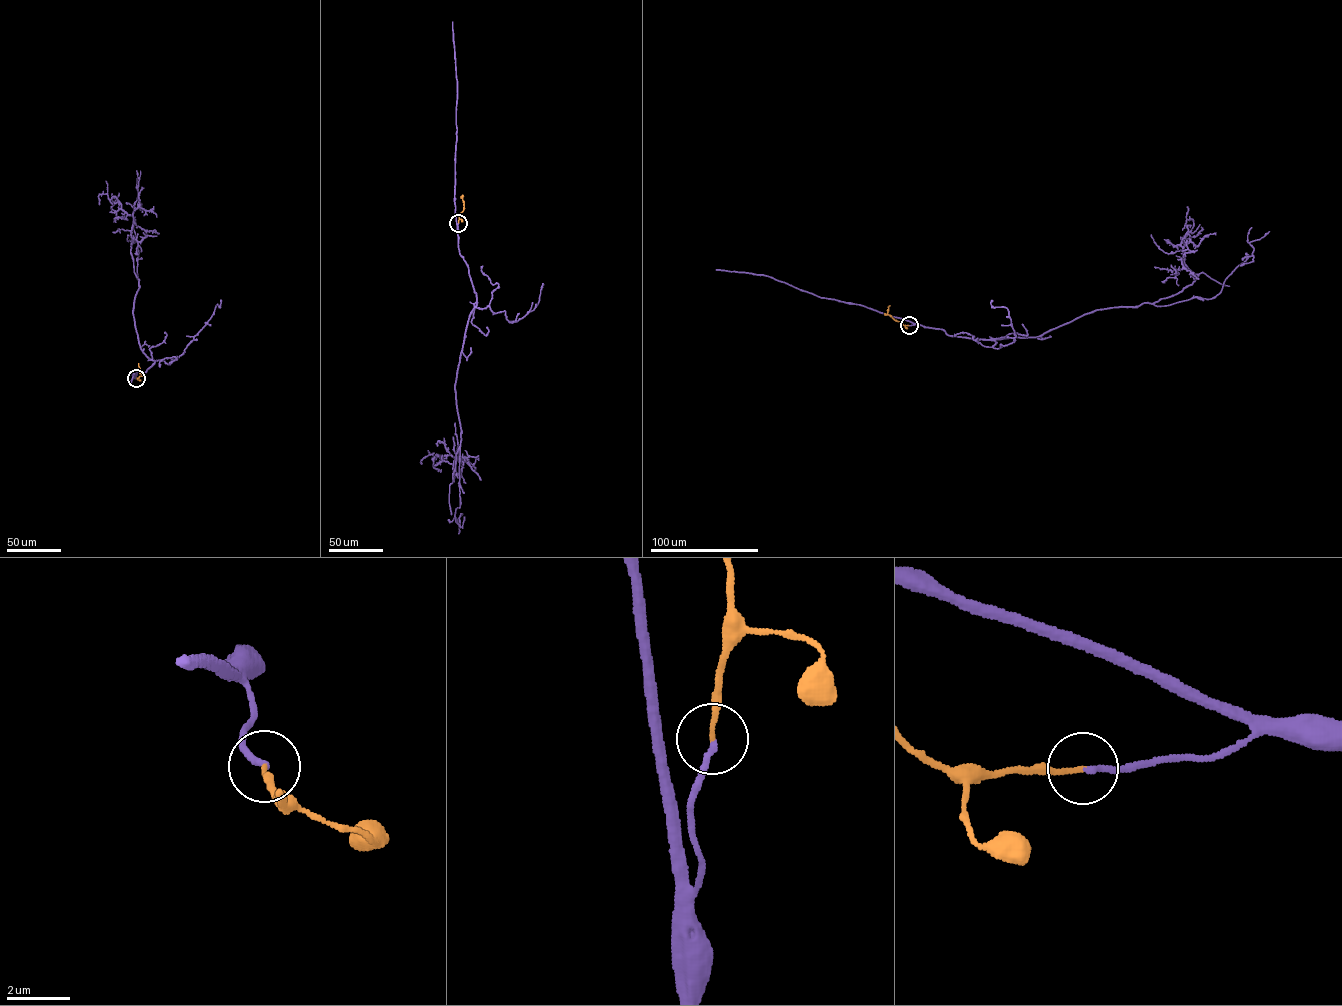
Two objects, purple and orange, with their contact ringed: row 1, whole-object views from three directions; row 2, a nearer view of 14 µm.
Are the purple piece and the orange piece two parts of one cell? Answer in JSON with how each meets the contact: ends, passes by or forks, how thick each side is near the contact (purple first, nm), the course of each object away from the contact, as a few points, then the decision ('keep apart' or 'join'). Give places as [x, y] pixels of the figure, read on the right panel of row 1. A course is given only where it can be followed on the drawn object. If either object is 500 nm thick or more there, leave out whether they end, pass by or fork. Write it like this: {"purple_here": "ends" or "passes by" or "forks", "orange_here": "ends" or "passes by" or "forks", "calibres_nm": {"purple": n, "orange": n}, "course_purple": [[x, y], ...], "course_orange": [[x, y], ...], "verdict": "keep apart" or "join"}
{"purple_here": "ends", "orange_here": "ends", "calibres_nm": {"purple": 170, "orange": 150}, "course_purple": [[909, 325], [980, 339], [1032, 337], [1097, 310], [1211, 299], [1252, 255], [1249, 243], [1269, 231]], "course_orange": [[909, 325], [888, 315], [890, 305]], "verdict": "join"}

